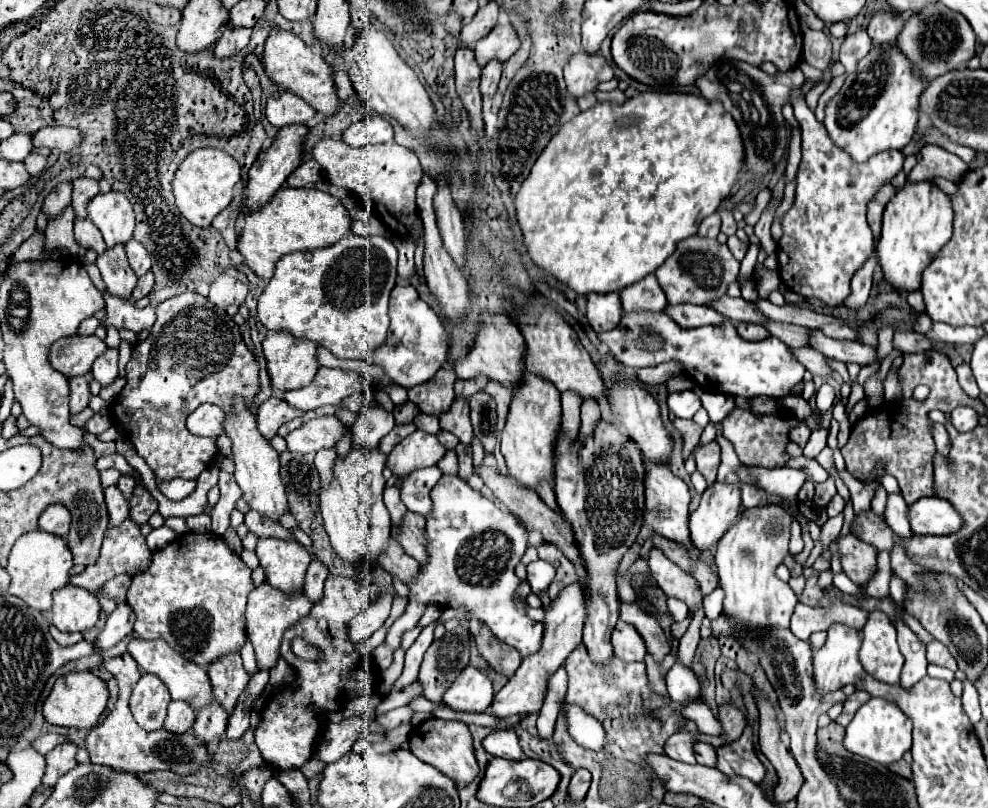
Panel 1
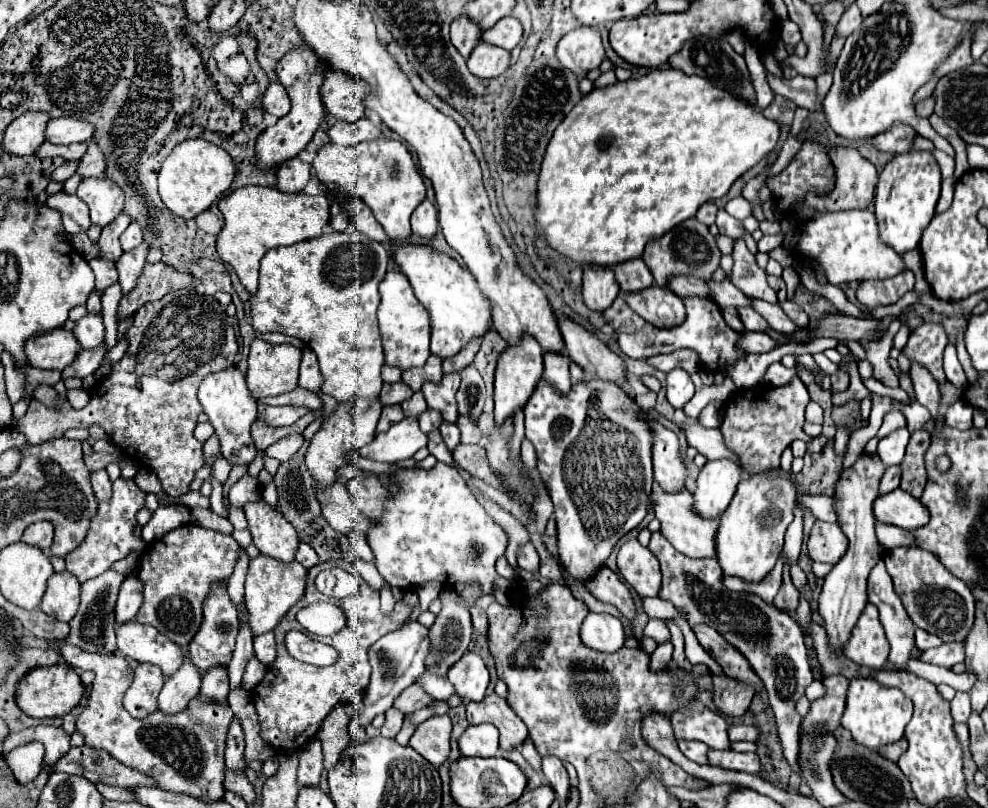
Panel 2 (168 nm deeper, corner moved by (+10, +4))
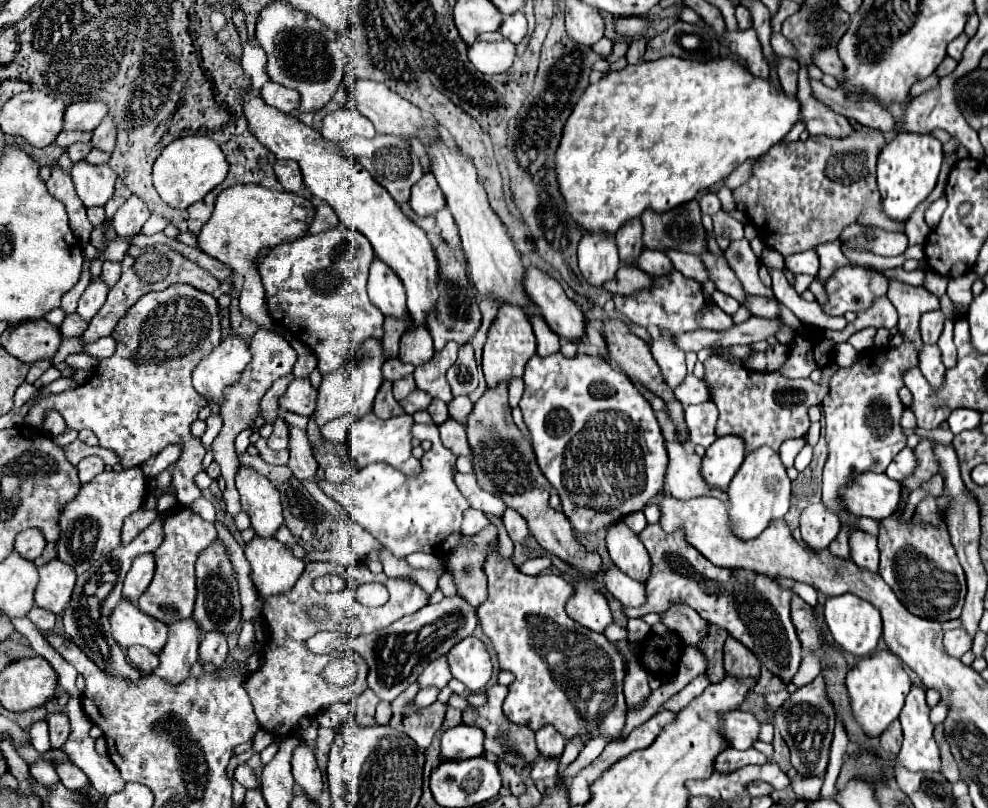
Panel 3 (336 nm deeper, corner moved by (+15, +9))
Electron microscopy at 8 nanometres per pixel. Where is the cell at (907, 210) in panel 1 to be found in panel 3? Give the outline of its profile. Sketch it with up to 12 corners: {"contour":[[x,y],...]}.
{"contour":[[898,133],[878,155],[882,211],[898,223],[938,181],[942,143]]}

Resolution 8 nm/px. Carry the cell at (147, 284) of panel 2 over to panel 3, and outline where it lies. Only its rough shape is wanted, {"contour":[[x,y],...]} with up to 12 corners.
{"contour":[[166,245],[130,247],[122,277],[80,335],[90,345],[114,331],[146,293],[220,281]]}

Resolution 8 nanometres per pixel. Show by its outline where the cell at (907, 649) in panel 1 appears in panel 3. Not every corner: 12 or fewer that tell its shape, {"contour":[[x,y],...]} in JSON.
{"contour":[[864,531],[852,537],[852,561],[878,573],[876,539]]}

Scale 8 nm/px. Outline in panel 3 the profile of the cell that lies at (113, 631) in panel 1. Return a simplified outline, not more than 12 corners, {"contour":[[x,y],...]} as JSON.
{"contour":[[140,555],[124,579],[122,597],[136,603],[154,575],[152,555]]}

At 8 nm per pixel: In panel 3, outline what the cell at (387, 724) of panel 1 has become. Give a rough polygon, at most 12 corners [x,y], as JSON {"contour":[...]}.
{"contour":[[446,657],[432,661],[418,677],[418,687],[446,687],[452,679]]}

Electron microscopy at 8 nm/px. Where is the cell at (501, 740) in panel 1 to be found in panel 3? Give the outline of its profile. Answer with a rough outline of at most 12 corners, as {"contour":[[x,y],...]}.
{"contour":[[456,725],[440,739],[444,759],[484,753],[484,731]]}

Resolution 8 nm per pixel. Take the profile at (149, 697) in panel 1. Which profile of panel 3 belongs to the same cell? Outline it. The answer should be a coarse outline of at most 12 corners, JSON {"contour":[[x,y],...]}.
{"contour":[[144,647],[128,649],[128,659],[144,675],[154,673],[158,655]]}

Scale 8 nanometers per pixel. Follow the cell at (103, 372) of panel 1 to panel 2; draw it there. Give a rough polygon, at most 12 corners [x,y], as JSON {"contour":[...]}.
{"contour":[[87,312],[75,322],[73,334],[83,348],[105,340],[101,314]]}

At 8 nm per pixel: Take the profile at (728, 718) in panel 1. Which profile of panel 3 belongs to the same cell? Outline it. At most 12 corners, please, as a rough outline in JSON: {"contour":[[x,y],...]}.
{"contour":[[732,637],[724,645],[730,677],[760,677],[760,661]]}

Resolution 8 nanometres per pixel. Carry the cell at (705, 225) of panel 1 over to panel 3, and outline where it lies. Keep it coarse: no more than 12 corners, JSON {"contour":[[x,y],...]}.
{"contour":[[706,193],[698,199],[702,213],[714,215],[720,211],[716,193]]}

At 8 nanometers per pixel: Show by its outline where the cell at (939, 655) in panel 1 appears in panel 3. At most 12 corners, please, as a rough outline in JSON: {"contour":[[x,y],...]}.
{"contour":[[962,629],[944,633],[944,649],[952,657],[970,651],[972,641]]}

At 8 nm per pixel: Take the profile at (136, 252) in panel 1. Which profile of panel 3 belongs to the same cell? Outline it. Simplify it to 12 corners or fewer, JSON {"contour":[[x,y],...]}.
{"contour":[[130,197],[115,213],[119,236],[140,233],[150,213],[138,197]]}

